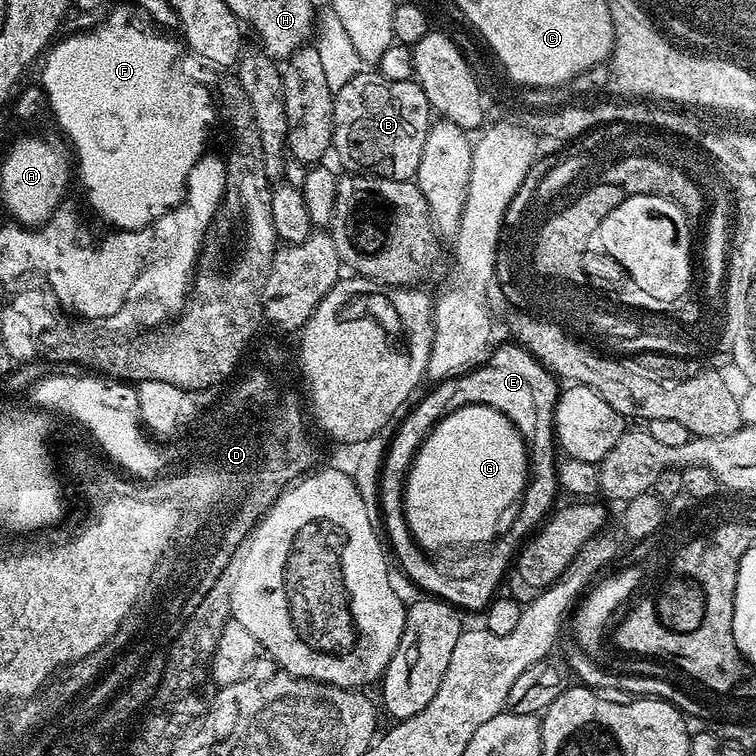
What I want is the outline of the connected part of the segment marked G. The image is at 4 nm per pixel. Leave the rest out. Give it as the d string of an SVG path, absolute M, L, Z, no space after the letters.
M470 404L448 413L424 440L404 485L404 517L421 548L460 550L491 543L494 523L507 505L519 500L528 479L528 453L517 428L500 411Z

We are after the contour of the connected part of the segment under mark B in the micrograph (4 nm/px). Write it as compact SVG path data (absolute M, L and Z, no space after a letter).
M361 70L354 78L350 78L350 82L346 82L346 86L342 86L342 90L338 90L332 97L334 102L334 134L332 135L332 148L334 152L340 155L340 160L344 164L357 164L360 170L375 170L382 177L392 177L396 180L411 181L418 170L418 162L422 162L422 150L426 146L426 138L430 127L430 109L428 99L422 90L422 86L416 83L415 79L406 82L390 82L390 78L381 76L376 70Z

